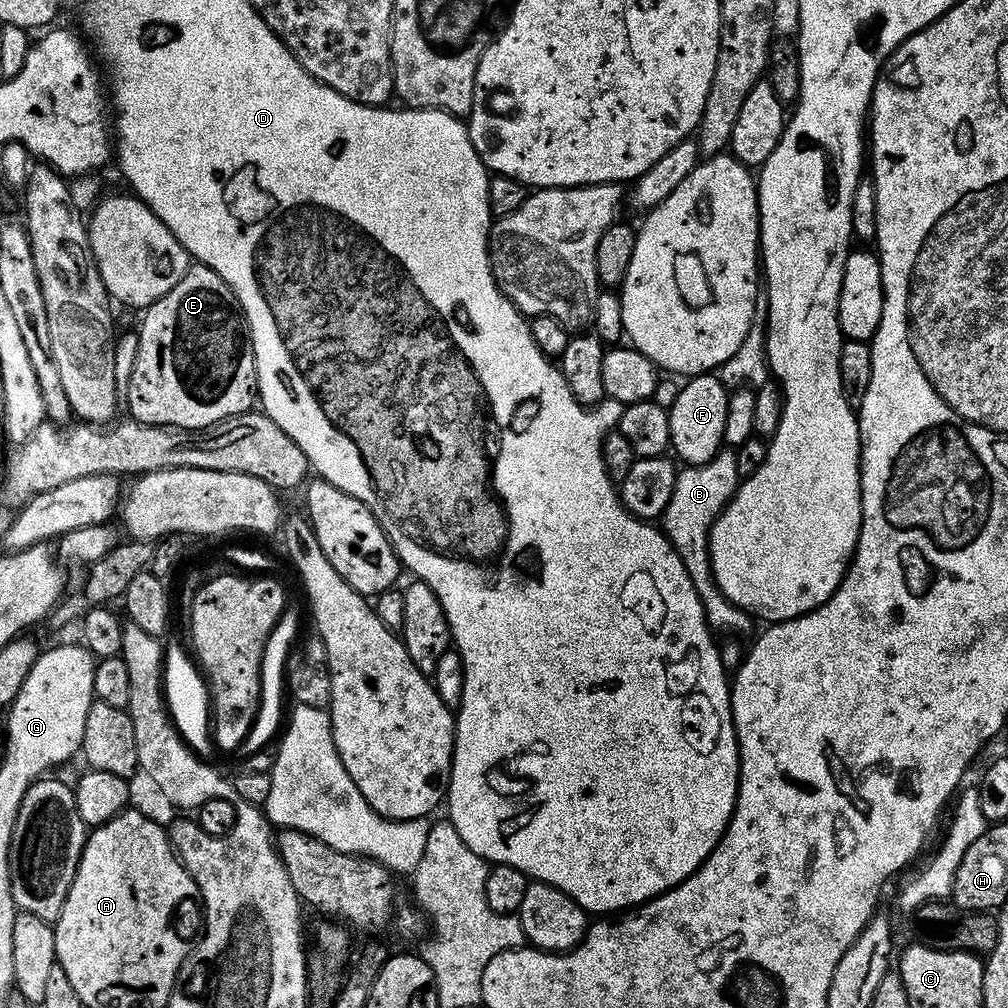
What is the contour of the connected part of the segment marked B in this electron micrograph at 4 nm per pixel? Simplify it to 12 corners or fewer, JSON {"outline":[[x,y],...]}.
{"outline":[[735,451],[677,471],[662,517],[724,638],[753,617],[714,582],[710,530],[741,479]]}

